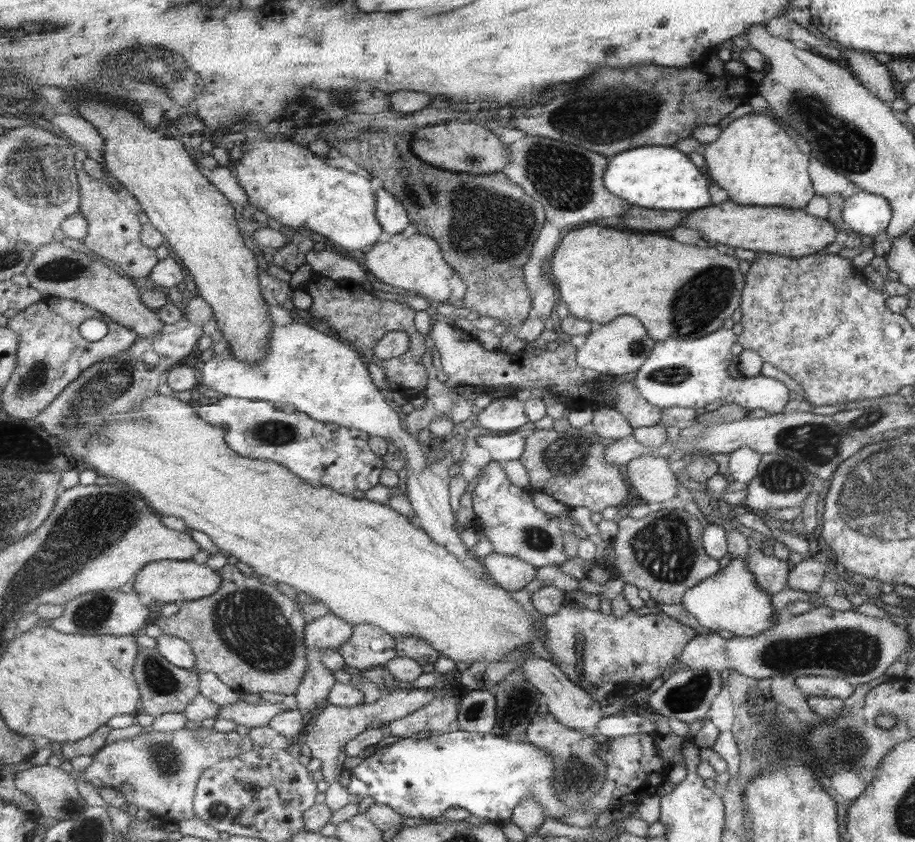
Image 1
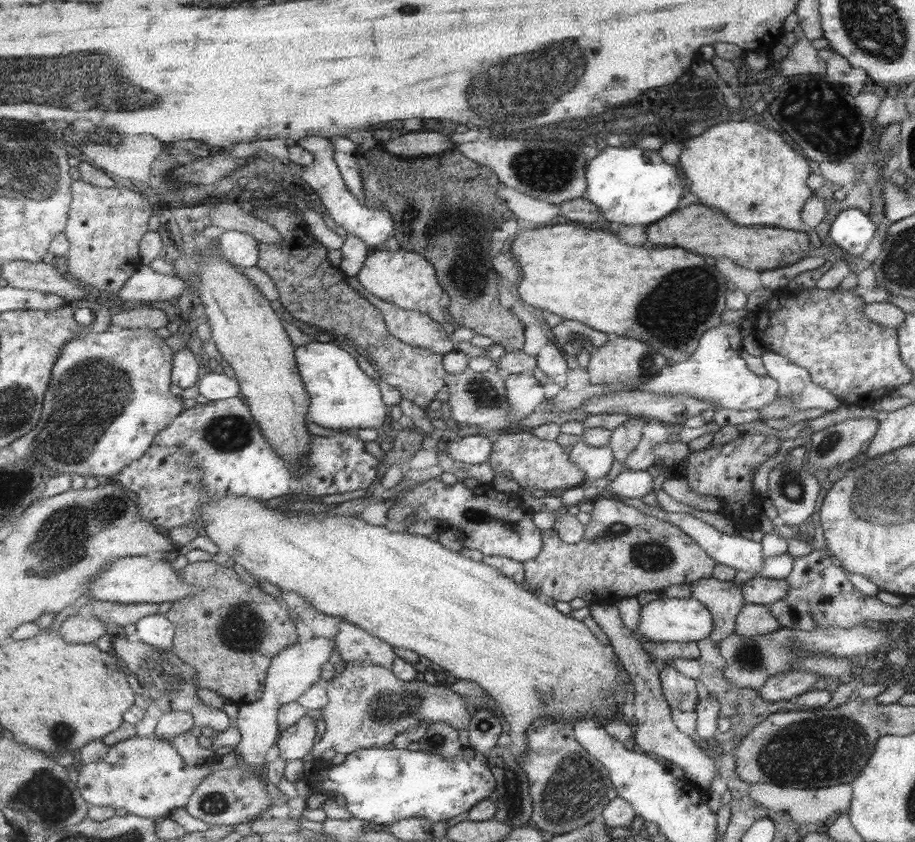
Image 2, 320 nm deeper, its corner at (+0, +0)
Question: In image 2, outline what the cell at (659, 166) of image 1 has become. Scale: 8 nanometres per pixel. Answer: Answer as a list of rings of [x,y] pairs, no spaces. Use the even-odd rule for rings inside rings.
[[[607,145],[586,164],[586,192],[583,198],[597,207],[603,223],[651,225],[677,208],[681,198],[681,172],[661,162],[657,152]]]

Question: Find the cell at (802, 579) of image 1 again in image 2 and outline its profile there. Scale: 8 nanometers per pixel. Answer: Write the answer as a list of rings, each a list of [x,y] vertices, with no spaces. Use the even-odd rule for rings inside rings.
[[[756,577],[743,584],[743,603],[769,606],[785,598],[787,583],[783,579]]]

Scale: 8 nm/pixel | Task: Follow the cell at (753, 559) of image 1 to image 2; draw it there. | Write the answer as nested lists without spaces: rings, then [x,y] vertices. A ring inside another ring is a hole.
[[[713,577],[699,578],[690,583],[691,597],[703,604],[711,612],[714,628],[711,629],[711,638],[715,645],[723,638],[734,632],[734,620],[743,603],[743,584],[735,586],[731,581],[719,581]]]

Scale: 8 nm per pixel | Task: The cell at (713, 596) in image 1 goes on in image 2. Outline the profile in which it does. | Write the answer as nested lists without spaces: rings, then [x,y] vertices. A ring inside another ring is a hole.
[[[690,597],[687,600],[677,598],[667,598],[651,600],[651,602],[641,606],[639,610],[639,622],[633,632],[636,636],[641,636],[651,643],[696,643],[709,637],[711,629],[714,628],[714,620],[711,619],[711,612]]]

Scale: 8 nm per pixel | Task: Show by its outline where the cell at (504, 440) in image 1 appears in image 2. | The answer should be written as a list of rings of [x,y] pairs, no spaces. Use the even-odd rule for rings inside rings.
[[[471,434],[462,436],[454,440],[446,448],[446,452],[456,461],[464,464],[483,464],[490,462],[490,456],[493,452],[491,440],[488,440],[484,435]]]

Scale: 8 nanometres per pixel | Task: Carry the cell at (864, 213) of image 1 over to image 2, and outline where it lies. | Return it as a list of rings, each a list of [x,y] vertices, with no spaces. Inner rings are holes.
[[[855,207],[842,210],[830,224],[830,246],[840,253],[859,257],[873,240],[875,226],[868,214]]]

